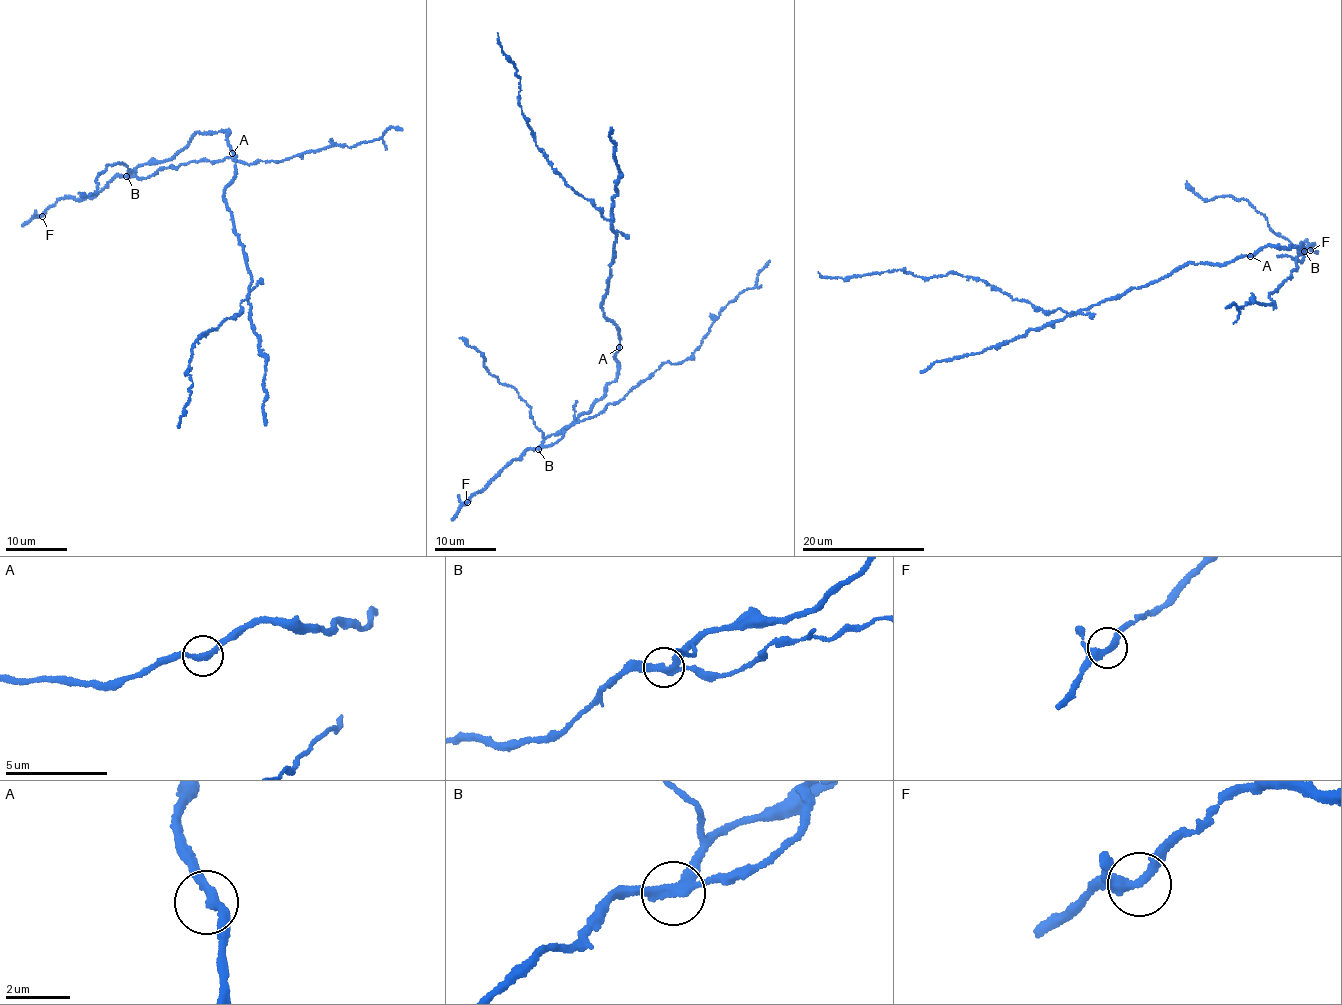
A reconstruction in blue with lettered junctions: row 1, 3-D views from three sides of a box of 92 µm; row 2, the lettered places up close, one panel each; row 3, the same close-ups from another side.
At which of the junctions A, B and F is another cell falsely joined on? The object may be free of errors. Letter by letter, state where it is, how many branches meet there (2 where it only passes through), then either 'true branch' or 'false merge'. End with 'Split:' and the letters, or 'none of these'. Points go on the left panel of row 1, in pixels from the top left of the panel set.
A: place (232, 153); branches 2; true branch
B: place (126, 176); branches 3; false merge
F: place (42, 216); branches 3; true branch
Split: B

